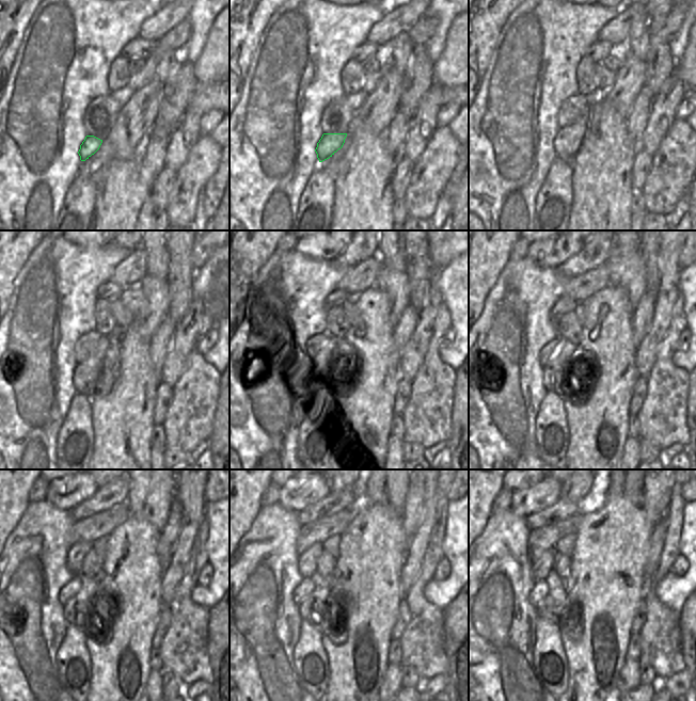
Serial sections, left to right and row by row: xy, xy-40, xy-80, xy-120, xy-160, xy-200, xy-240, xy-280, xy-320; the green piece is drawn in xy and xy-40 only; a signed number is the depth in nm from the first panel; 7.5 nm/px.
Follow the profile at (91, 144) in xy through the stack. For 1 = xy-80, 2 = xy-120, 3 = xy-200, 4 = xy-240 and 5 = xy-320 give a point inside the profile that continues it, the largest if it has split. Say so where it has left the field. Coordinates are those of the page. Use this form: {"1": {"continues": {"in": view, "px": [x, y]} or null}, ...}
{"1": {"continues": {"in": "xy-80", "px": [568, 140]}}, "2": {"continues": {"in": "xy-120", "px": [86, 373]}}, "3": {"continues": {"in": "xy-200", "px": [555, 370]}}, "4": {"continues": {"in": "xy-240", "px": [77, 611]}}, "5": {"continues": {"in": "xy-320", "px": [553, 605]}}}

